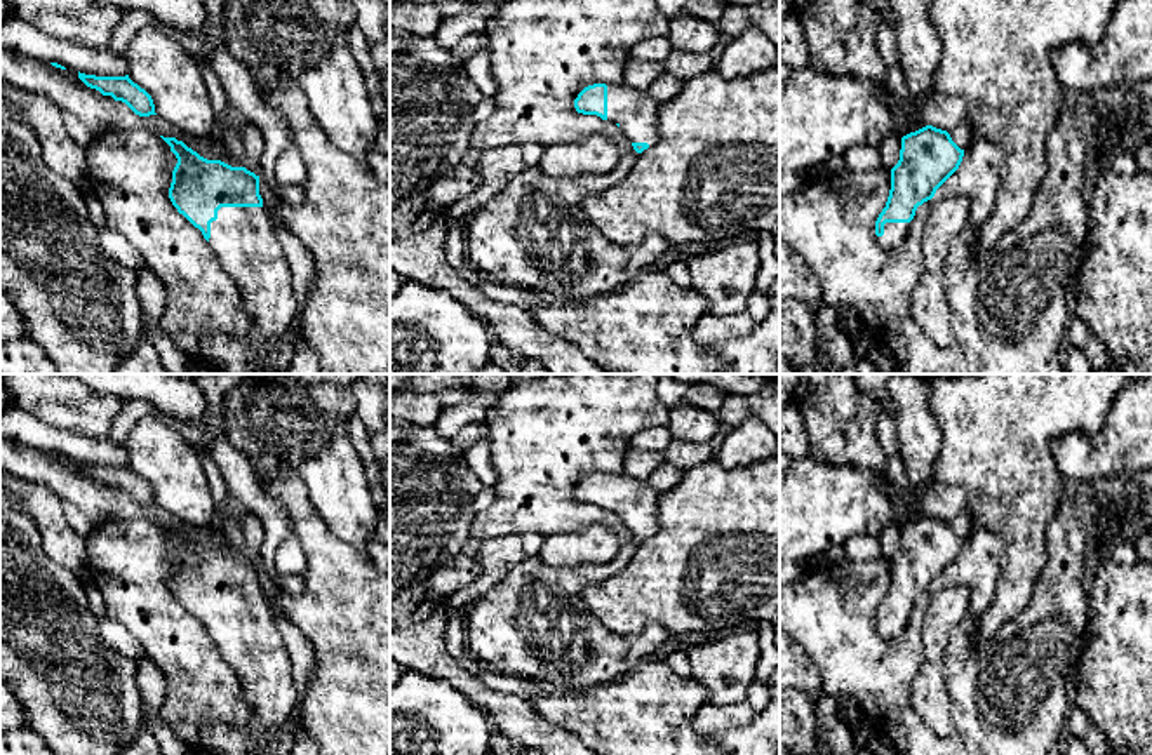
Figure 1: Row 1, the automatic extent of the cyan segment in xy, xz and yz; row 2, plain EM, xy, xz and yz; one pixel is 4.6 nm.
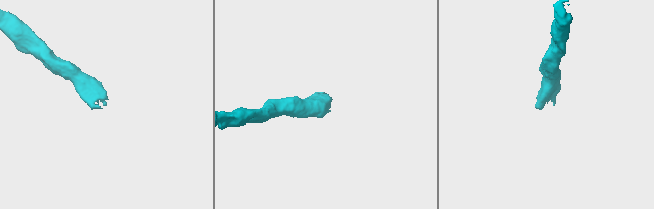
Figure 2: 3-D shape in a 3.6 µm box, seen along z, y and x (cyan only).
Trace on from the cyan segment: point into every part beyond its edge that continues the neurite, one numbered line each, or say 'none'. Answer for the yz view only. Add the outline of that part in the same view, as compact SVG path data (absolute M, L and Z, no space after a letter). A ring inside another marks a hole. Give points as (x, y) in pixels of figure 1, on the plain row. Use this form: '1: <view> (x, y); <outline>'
1: yz (895, 623); M886 612L884 625L875 626L875 630L881 637L893 640L903 633L908 623L908 618L910 618L910 612Z

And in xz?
1: xz (634, 500); M625 473L607 475L607 510L618 513L630 532L656 534L658 498L660 492L644 480Z

